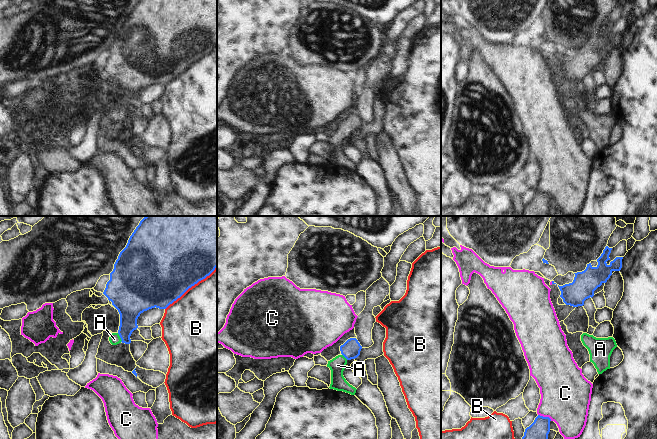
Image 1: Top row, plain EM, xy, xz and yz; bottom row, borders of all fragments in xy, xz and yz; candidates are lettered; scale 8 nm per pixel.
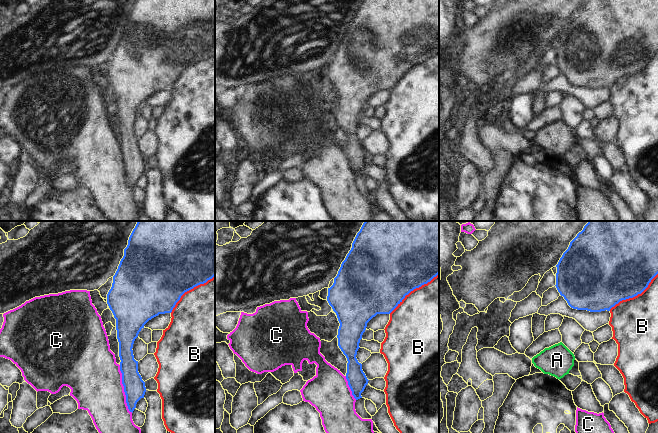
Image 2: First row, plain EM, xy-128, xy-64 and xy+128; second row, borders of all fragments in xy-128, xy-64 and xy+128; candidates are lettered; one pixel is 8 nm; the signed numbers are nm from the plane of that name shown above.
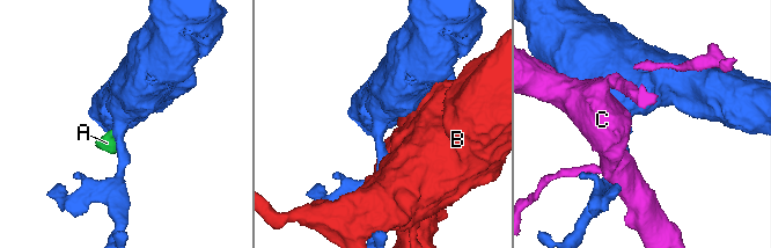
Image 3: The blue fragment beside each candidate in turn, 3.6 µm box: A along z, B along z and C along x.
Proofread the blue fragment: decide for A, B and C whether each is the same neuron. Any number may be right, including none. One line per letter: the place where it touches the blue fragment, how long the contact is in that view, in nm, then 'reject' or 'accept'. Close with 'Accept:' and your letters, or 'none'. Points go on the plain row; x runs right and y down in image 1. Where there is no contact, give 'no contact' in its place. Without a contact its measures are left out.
A: meets blue in xy at (120, 113); contact 80 nm long; accept
B: meets blue in xy at (191, 62); contact 550 nm long; reject
C: meets blue in yz at (545, 193); contact 120 nm long; reject
Accept: A

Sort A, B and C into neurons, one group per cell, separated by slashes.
A / B / C

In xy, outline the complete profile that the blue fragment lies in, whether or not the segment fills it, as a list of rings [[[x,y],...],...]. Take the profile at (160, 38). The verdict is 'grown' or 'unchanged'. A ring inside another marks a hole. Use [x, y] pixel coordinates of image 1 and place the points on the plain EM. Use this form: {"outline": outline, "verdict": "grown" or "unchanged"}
{"outline": [[[139,0],[120,28],[103,68],[120,90],[119,106],[111,110],[110,119],[130,120],[130,112],[138,104],[137,95],[141,89],[155,83],[166,85],[189,64],[209,52],[216,43],[217,0]]], "verdict": "grown"}

